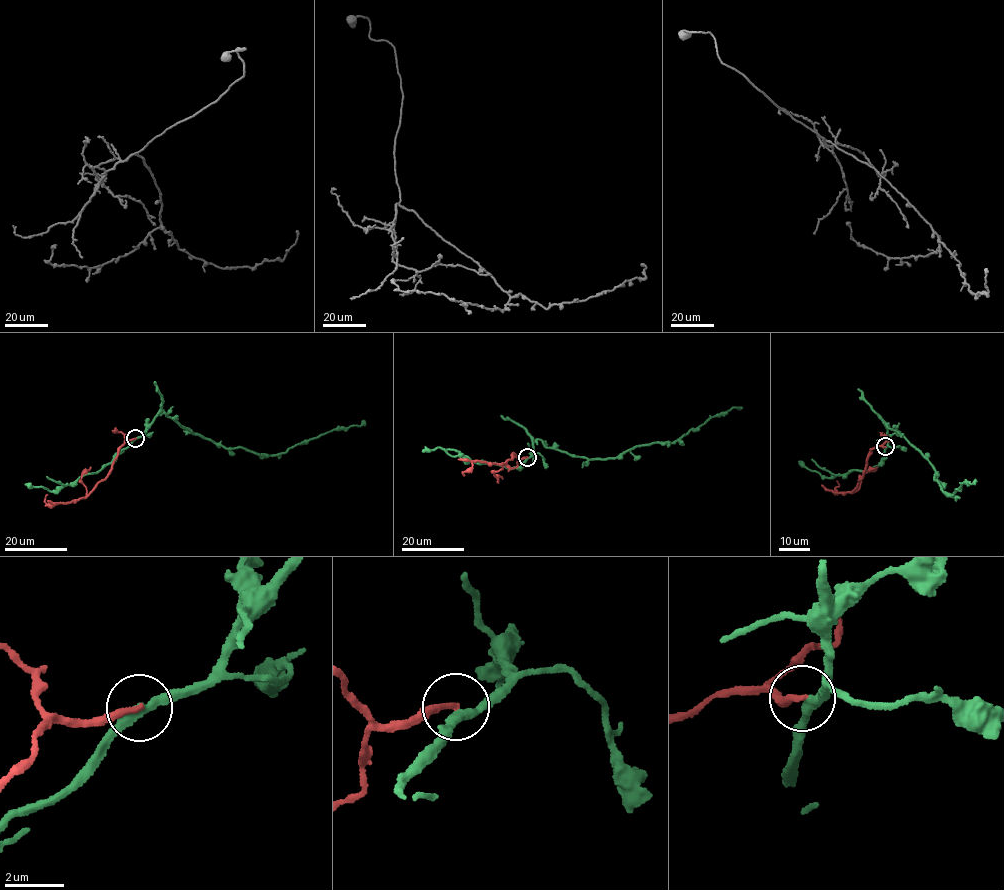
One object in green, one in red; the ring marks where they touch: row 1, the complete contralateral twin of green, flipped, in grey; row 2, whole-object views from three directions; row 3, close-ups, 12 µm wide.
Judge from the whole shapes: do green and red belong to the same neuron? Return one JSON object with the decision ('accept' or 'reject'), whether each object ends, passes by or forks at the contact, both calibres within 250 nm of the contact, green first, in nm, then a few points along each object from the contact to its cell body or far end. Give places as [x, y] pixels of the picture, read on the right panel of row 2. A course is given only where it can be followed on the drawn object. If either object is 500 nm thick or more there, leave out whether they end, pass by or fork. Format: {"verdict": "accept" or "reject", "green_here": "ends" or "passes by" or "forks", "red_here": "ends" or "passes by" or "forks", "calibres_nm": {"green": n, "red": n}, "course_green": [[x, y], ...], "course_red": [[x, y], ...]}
{"verdict": "reject", "green_here": "passes by", "red_here": "ends", "calibres_nm": {"green": 280, "red": 200}, "course_green": [[885, 447], [887, 424], [927, 458], [936, 471], [934, 479], [954, 496], [962, 483], [976, 480]], "course_red": [[885, 447], [871, 449], [864, 473], [851, 492], [831, 491], [834, 492], [839, 485], [837, 481]]}

